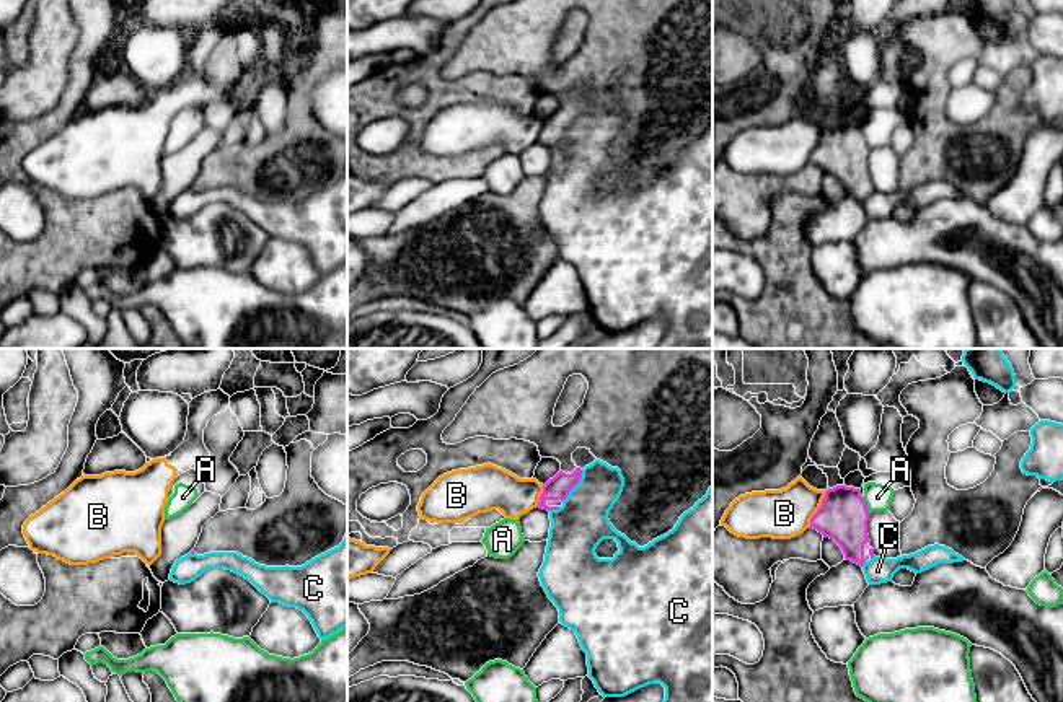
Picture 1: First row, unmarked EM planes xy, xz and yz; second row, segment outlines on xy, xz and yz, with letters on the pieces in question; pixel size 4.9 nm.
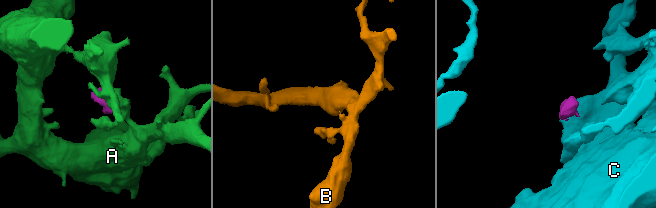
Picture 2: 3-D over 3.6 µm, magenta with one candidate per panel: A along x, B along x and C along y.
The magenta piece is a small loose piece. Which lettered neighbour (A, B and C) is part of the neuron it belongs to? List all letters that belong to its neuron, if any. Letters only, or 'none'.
none

